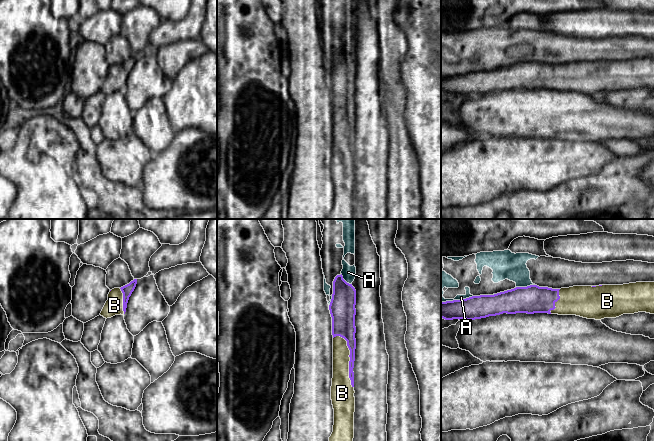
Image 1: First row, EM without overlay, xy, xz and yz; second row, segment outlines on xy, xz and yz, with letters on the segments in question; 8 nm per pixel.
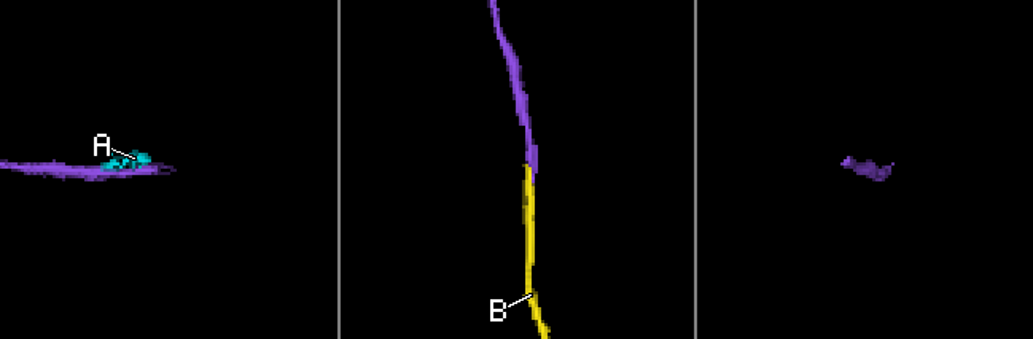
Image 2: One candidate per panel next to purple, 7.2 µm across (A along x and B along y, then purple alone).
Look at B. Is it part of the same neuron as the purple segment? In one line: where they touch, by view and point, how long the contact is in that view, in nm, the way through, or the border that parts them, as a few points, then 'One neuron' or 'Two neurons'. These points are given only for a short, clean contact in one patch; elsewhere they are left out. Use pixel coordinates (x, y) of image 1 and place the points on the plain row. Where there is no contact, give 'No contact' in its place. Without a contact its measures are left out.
Touches purple at xz (350, 135). Shared border 440 nm. One neuron

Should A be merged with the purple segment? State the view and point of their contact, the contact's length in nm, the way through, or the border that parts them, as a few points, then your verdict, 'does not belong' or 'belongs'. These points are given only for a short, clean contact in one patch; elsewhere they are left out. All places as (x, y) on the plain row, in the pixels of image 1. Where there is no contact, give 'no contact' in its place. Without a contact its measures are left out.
contact yz (525, 63); length 150 nm; does not belong

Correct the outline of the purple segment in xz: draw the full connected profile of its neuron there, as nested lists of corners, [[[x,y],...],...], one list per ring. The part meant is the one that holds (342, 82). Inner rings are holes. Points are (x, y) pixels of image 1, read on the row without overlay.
[[[342,50],[337,51],[329,81],[333,111],[331,176],[334,185],[333,208],[329,219],[354,219],[355,81],[355,64],[343,55]]]

